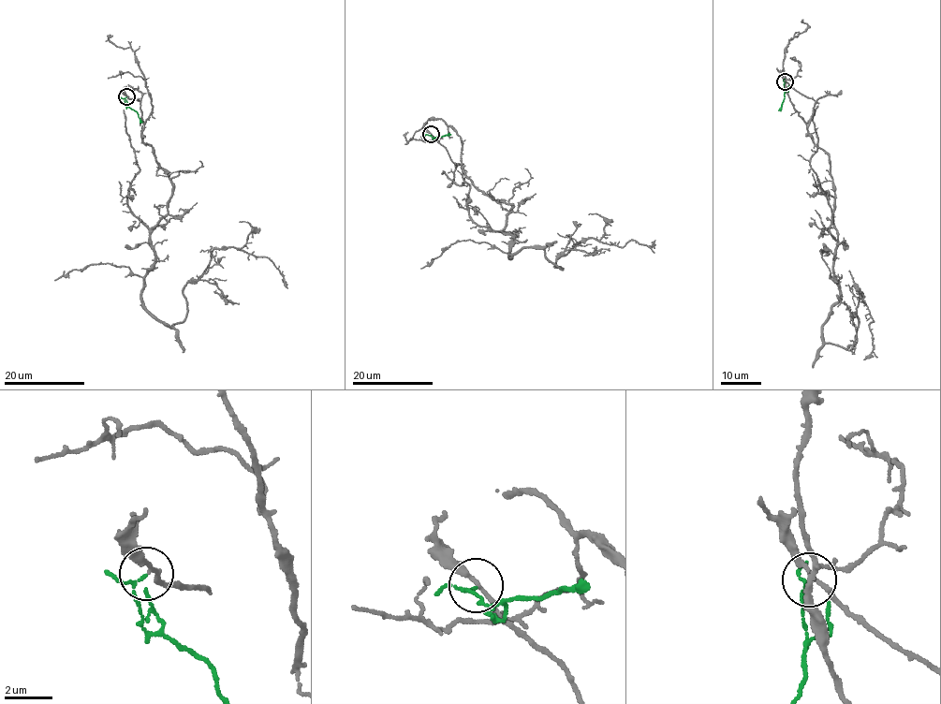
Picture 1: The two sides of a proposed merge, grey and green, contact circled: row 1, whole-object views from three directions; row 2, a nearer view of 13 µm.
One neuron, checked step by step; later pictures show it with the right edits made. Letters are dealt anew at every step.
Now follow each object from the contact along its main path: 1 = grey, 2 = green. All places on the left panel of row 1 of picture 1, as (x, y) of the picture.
1: (126, 97), (173, 186), (142, 305), (183, 321), (183, 286), (228, 247), (267, 257), (287, 288)
2: (126, 97), (125, 105), (137, 113), (140, 124)

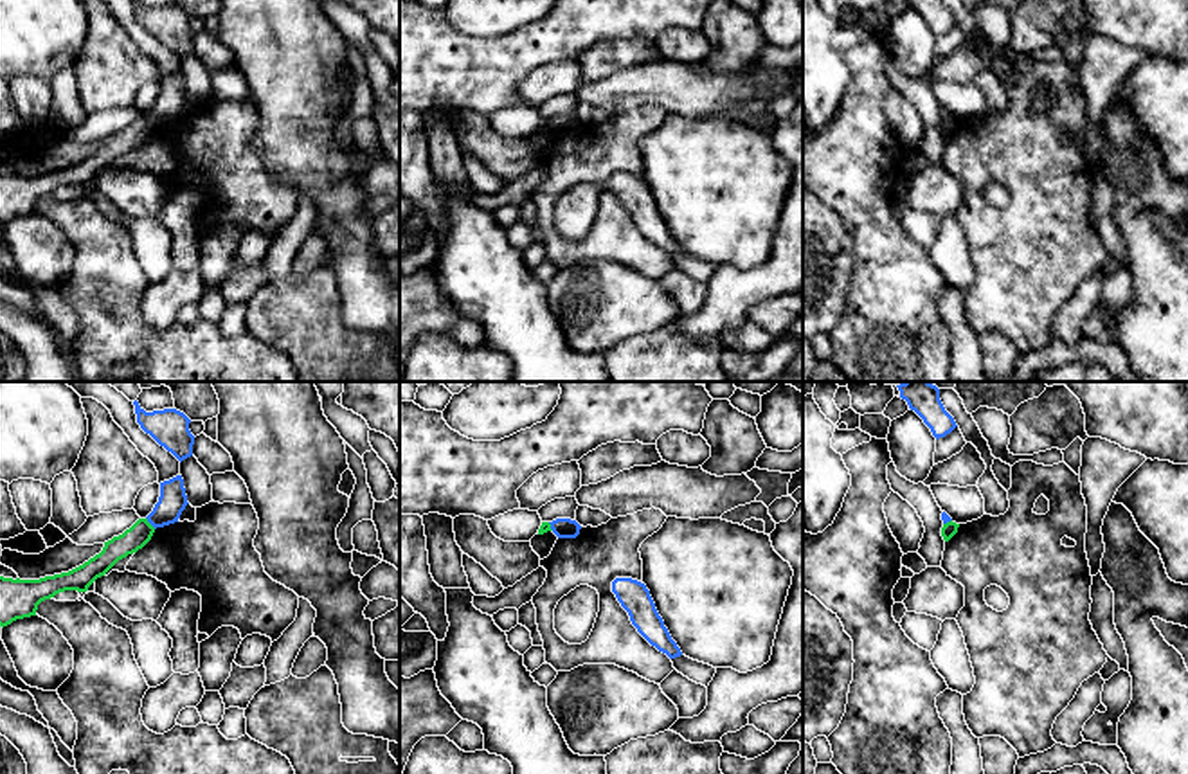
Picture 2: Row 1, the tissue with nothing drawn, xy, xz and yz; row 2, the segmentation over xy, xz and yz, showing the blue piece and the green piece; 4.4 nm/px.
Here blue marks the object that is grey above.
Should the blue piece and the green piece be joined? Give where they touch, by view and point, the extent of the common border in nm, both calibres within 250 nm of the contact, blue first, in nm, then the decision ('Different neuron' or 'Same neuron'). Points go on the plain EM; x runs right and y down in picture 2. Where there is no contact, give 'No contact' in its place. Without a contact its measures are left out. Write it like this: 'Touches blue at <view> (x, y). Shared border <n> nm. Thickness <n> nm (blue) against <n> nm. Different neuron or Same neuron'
Touches blue at xy (150, 119). Shared border 70 nm. Thickness 120 nm (blue) against 110 nm. Different neuron

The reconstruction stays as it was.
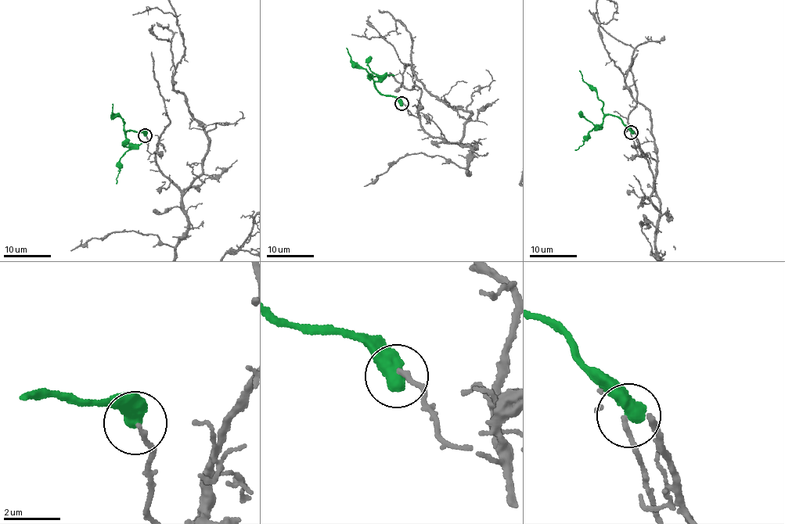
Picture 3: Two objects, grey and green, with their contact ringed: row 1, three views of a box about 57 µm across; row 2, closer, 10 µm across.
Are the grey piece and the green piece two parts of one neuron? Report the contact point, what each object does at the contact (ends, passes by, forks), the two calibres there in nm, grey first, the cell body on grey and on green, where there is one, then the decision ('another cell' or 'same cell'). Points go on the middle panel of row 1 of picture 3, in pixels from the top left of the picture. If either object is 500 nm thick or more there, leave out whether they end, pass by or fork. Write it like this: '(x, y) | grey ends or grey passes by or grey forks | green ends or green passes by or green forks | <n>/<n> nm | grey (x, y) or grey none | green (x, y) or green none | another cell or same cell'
(401, 103) | 150/600 nm | grey none | green none | another cell

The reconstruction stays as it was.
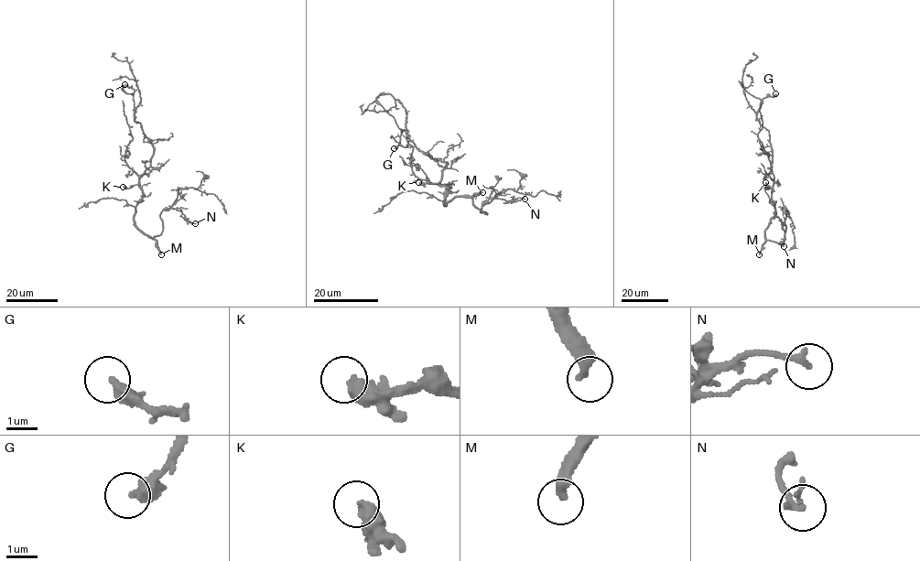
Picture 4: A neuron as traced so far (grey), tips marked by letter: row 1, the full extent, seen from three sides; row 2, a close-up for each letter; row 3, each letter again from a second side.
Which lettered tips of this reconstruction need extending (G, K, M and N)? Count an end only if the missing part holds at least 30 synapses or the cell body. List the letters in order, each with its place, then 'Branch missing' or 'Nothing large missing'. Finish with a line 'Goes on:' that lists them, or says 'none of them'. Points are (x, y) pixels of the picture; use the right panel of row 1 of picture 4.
G: Place: (775, 93). Nothing large missing
K: Place: (765, 182). Nothing large missing
M: Place: (759, 254). Branch missing
N: Place: (784, 246). Nothing large missing
Goes on: M

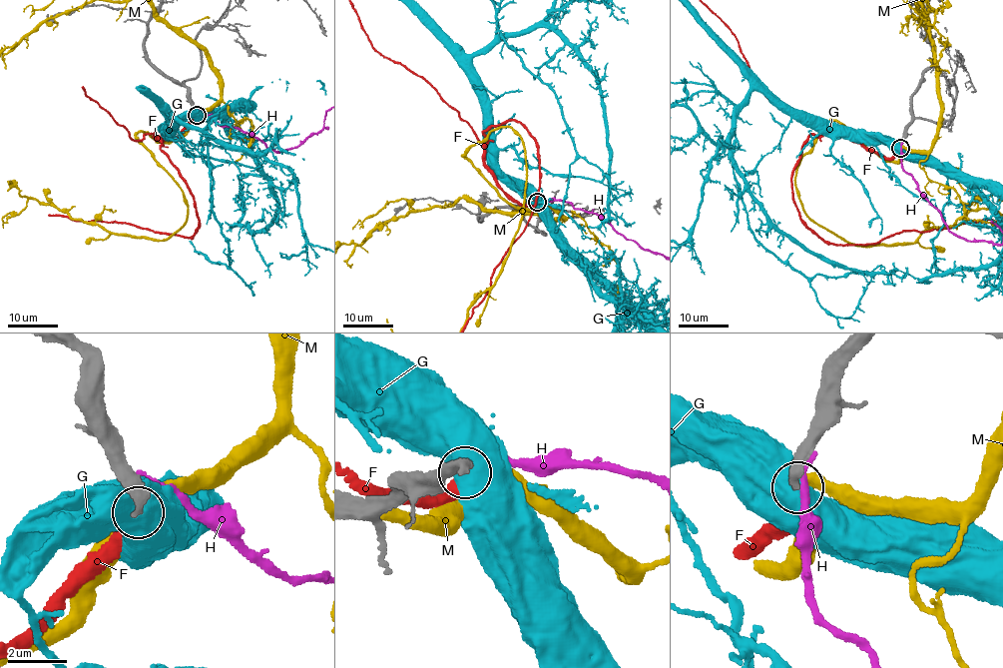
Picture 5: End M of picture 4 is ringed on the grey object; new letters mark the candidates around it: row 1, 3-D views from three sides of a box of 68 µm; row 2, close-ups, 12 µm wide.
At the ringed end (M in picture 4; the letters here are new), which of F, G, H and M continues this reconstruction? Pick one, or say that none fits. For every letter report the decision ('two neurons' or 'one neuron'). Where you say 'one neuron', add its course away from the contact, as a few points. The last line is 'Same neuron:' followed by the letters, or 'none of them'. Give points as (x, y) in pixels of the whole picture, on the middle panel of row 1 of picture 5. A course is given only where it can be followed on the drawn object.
F: one neuron
G: two neurons
H: two neurons
M: two neurons
Same neuron: F

